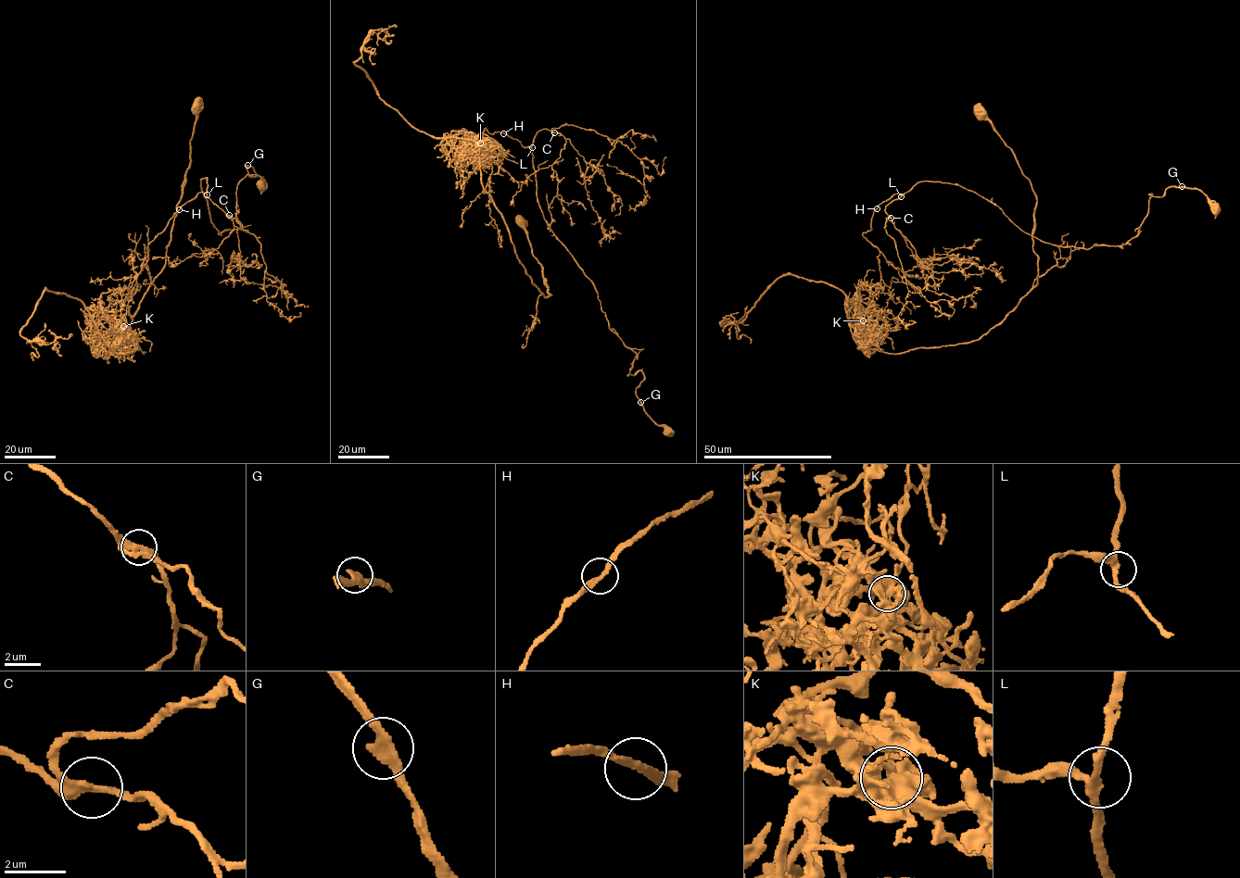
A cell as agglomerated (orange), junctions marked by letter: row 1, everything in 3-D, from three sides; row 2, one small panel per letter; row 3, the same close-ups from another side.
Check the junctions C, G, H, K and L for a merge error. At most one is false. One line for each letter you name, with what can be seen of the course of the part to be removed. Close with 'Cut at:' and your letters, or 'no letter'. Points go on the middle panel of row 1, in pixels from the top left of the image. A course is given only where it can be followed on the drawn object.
K: (481, 143), (485, 128), (530, 147), (544, 219), (670, 432)
Cut at: K

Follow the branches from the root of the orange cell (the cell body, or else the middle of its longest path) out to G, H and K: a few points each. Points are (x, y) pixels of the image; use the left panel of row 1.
G: (196, 107), (165, 267), (105, 357), (149, 243), (206, 193), (205, 177), (218, 233), (241, 228), (247, 166)
H: (196, 107), (165, 267), (121, 345), (105, 357), (111, 355), (106, 343), (123, 328), (149, 243), (179, 209)
K: (196, 107), (165, 267), (121, 345), (105, 357), (111, 355), (106, 343), (123, 326)

